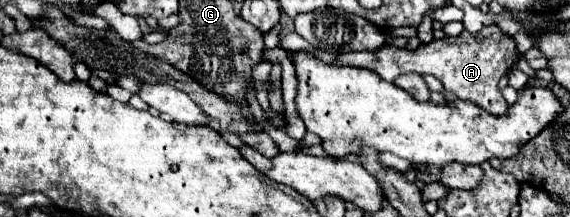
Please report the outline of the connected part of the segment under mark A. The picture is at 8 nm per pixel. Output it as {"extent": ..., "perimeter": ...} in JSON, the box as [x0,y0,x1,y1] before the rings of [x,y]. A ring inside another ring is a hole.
{"extent":[337,25,519,115],"perimeter":[[[491,25],[485,27],[479,33],[463,31],[457,37],[445,37],[445,39],[433,39],[427,45],[419,45],[417,49],[399,49],[395,45],[383,45],[377,53],[361,51],[361,53],[341,53],[337,63],[339,65],[353,65],[353,67],[365,67],[375,73],[379,73],[385,81],[393,83],[399,75],[405,73],[419,73],[419,75],[433,75],[437,77],[445,89],[453,91],[459,99],[471,101],[485,109],[491,115],[503,115],[507,113],[507,101],[497,91],[497,83],[503,75],[511,71],[511,67],[519,59],[519,49],[513,39],[513,35],[505,33],[501,27]]]}

